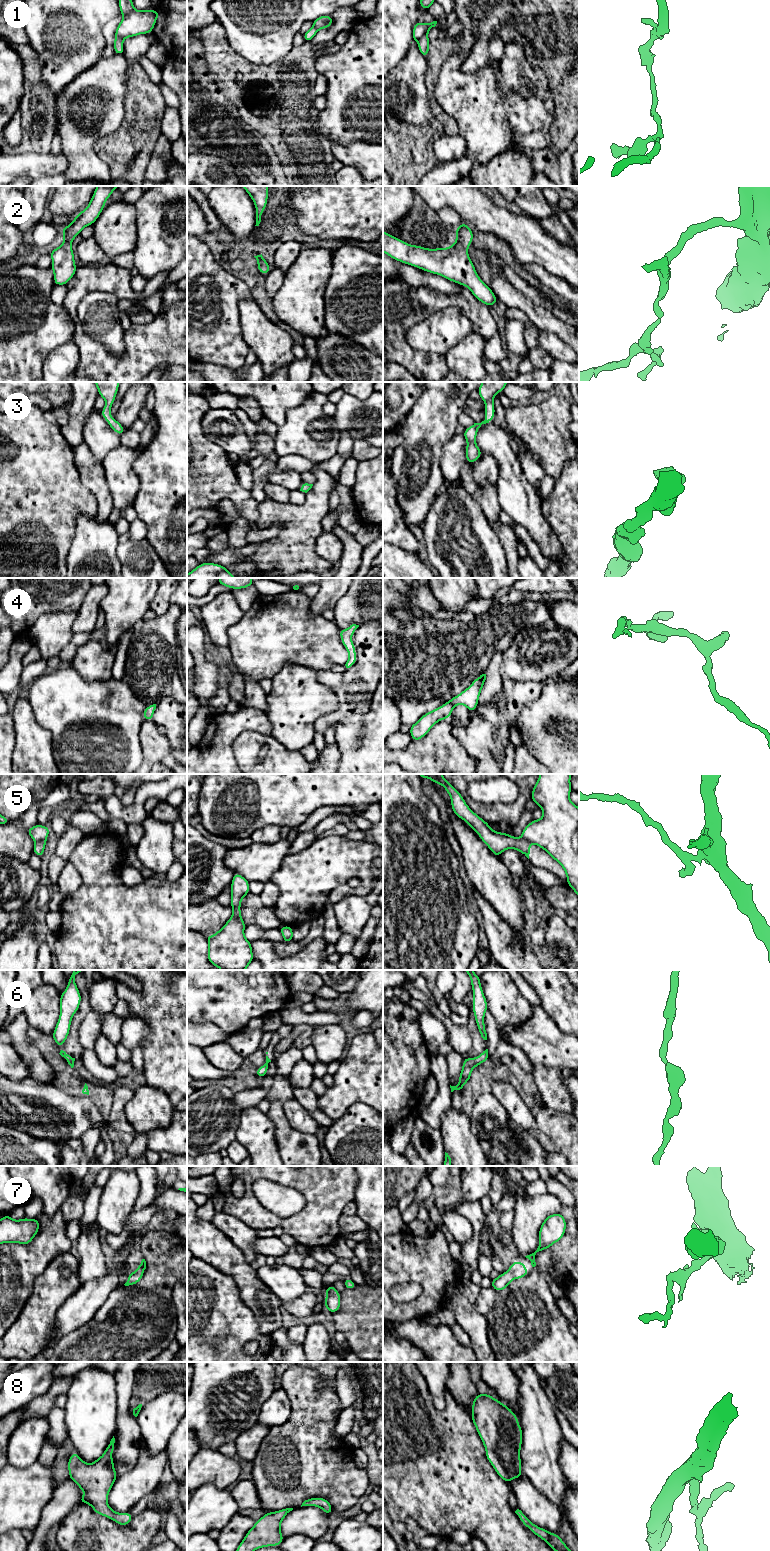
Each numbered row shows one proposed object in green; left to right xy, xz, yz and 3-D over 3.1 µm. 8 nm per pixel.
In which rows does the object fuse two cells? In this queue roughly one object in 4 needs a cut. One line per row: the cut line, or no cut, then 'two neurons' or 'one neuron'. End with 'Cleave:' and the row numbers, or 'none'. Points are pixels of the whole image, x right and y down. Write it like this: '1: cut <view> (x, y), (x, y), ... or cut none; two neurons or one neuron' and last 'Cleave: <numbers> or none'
1: cut yz (427, 31), (418, 41); two neurons
2: cut none; one neuron
3: cut none; one neuron
4: cut none; one neuron
5: cut xy (45, 841), (35, 842); two neurons
6: cut none; one neuron
7: cut none; one neuron
8: cut none; one neuron
Cleave: 1, 5

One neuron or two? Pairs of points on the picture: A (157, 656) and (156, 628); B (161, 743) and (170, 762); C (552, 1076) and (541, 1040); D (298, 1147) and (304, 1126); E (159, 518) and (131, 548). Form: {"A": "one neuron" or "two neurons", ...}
{"A": "one neuron", "B": "two neurons", "C": "two neurons", "D": "two neurons", "E": "two neurons"}

